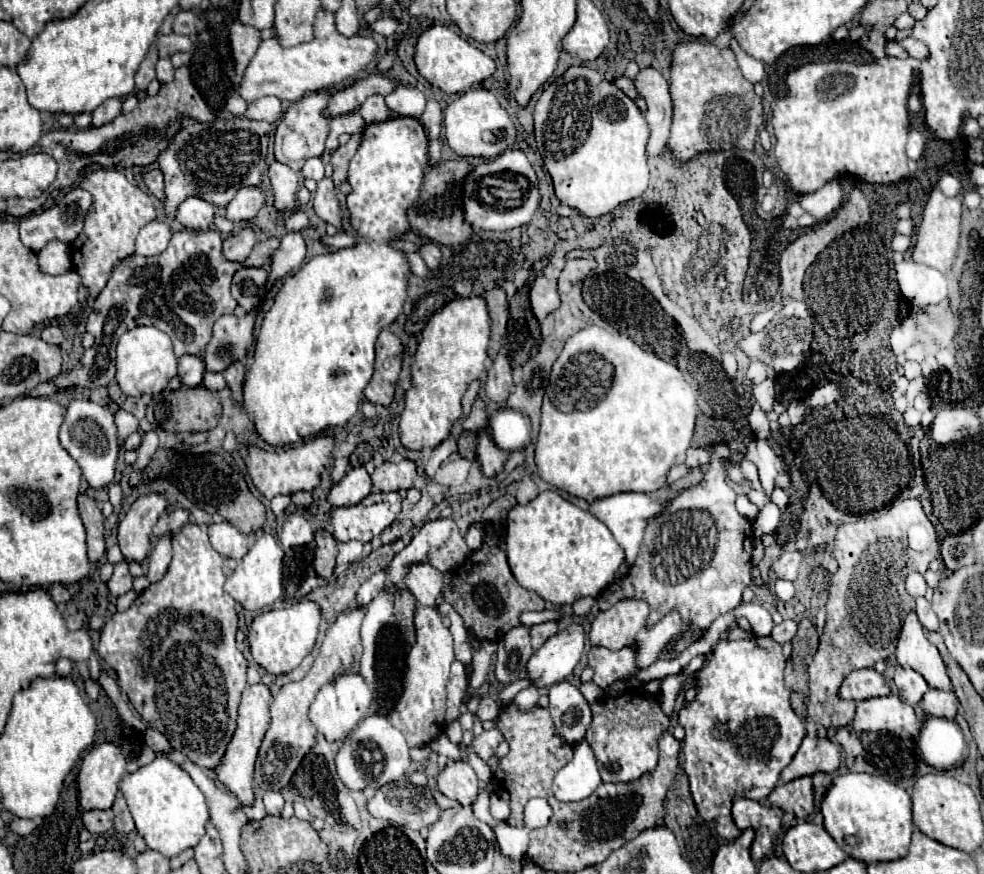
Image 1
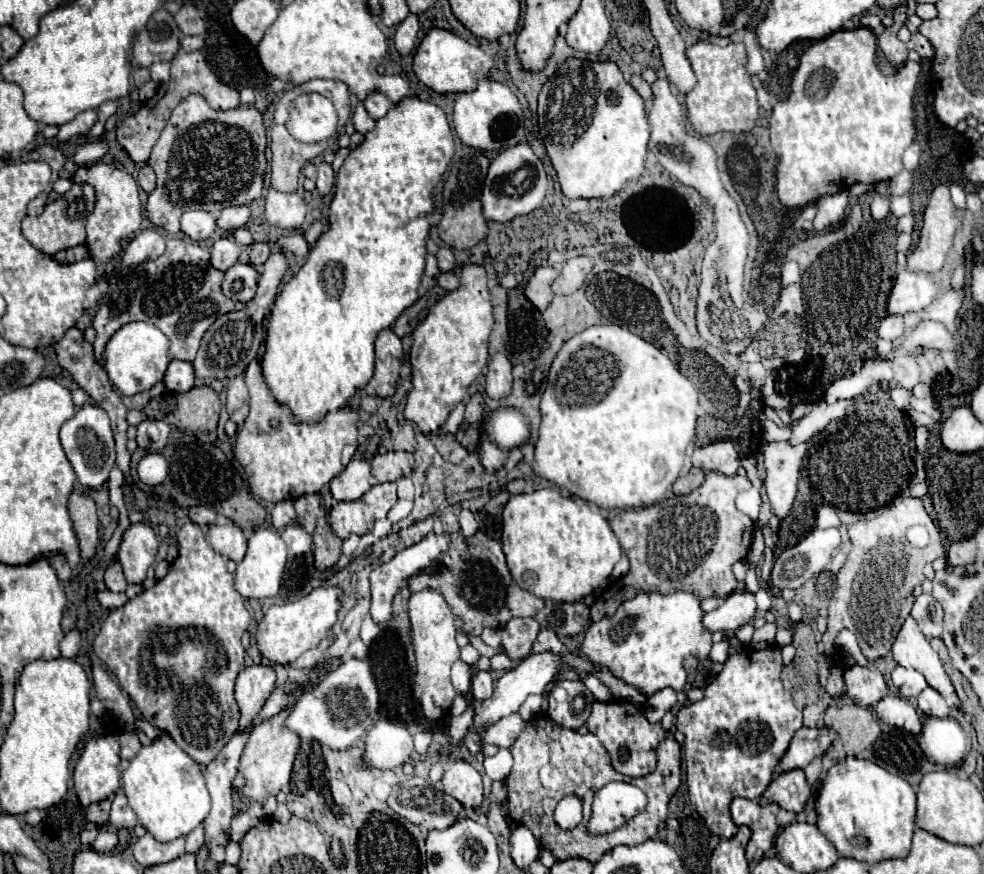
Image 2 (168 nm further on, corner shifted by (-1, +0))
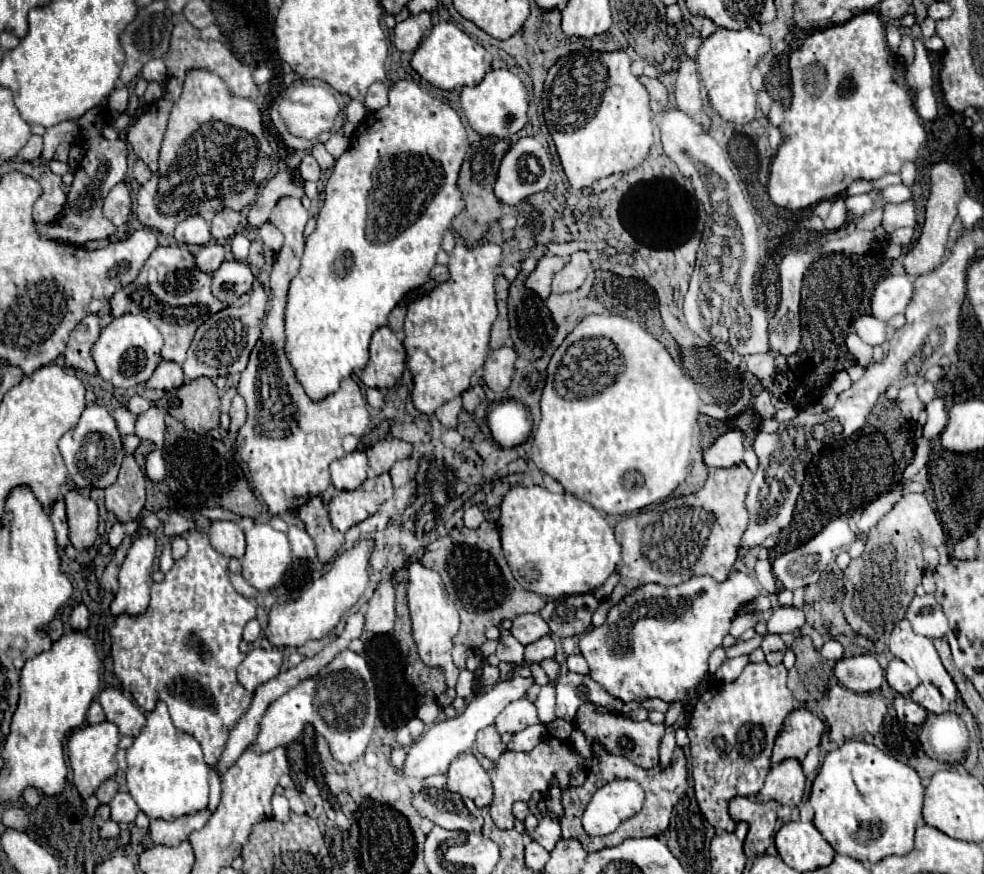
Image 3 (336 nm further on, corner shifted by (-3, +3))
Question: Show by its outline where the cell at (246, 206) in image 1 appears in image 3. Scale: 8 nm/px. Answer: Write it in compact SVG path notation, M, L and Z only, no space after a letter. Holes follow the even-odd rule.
M224 209L220 211L212 221L210 221L210 233L214 239L230 239L236 235L236 229L240 225L242 217L238 211L232 209Z

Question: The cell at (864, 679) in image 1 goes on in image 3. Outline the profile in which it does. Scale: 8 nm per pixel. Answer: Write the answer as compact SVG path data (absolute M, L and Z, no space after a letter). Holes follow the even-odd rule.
M874 655L842 657L836 661L834 675L844 687L858 693L876 691L884 683L884 669Z

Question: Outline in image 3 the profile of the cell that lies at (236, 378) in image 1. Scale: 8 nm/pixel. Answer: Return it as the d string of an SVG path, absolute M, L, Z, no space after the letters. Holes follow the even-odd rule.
M236 395L230 407L230 429L228 431L236 433L244 425L244 421L246 421L246 403L240 395Z

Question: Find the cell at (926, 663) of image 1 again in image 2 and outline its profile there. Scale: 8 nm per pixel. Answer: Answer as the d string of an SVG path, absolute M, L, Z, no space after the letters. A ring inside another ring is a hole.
M912 616L906 618L902 624L902 630L898 632L894 644L892 644L892 656L894 660L904 668L914 668L926 676L926 682L938 690L944 698L954 694L954 686L944 672L944 666L938 658L938 652L932 650L924 634L920 632L916 620Z

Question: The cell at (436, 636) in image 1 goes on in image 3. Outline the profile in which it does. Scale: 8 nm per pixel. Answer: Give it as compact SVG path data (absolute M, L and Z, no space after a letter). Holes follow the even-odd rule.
M420 561L410 563L408 567L408 607L410 607L410 617L412 617L412 633L420 659L428 667L442 667L446 675L446 685L454 687L458 679L458 667L452 663L452 637L458 633L460 617L456 613L454 603L448 599L442 577L424 567Z

